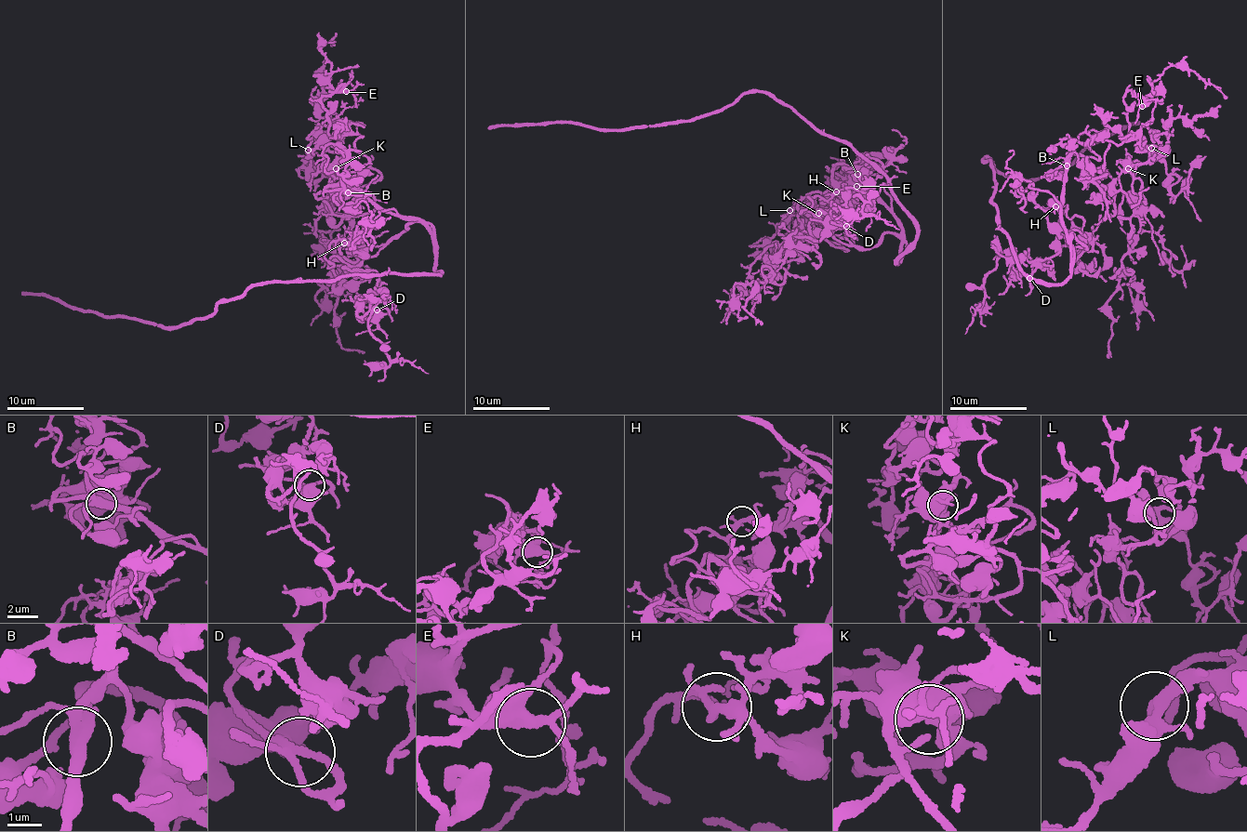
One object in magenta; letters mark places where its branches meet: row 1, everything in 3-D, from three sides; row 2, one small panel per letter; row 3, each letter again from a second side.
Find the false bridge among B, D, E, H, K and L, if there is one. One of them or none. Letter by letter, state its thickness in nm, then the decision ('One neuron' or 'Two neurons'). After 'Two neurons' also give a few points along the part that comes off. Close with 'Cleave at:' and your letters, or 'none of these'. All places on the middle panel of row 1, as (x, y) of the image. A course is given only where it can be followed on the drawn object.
B: Thickness 360 nm. One neuron
D: Thickness 200 nm. One neuron
E: Thickness 420 nm. One neuron
H: Thickness 280 nm. One neuron
K: Thickness 550 nm. One neuron
L: Thickness 320 nm. One neuron
Cleave at: none of these

